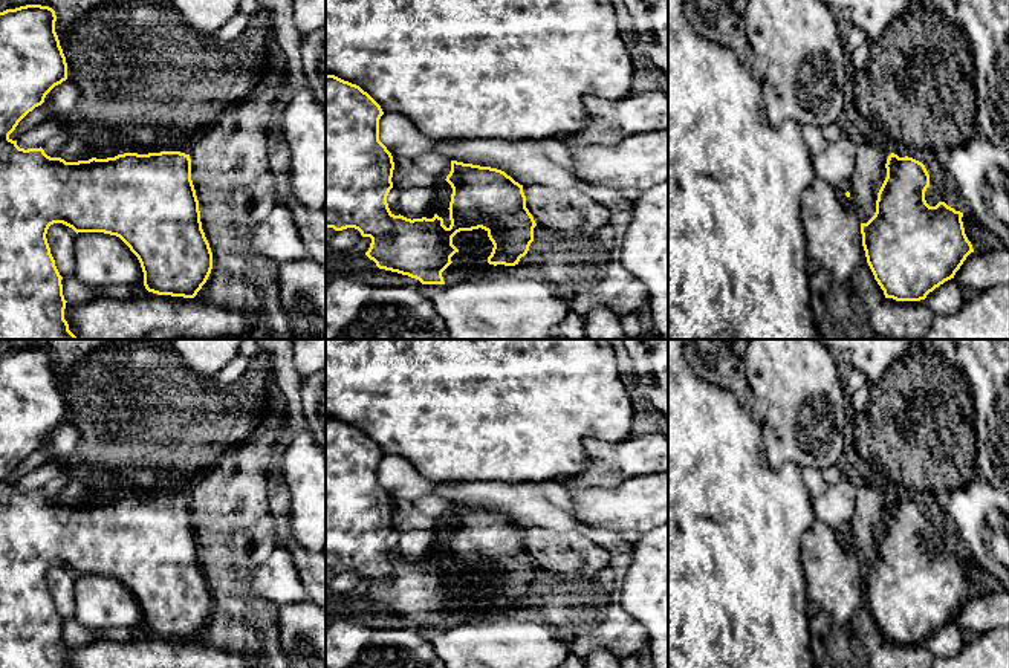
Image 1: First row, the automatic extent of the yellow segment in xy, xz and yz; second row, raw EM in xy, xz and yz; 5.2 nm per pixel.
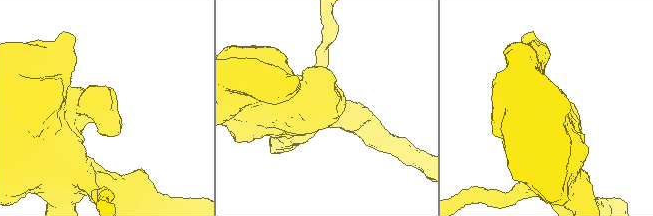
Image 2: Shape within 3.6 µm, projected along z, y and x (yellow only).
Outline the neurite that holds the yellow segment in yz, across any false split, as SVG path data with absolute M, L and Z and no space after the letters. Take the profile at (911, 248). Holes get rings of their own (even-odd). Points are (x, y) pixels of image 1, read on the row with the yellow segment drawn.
M891 153L885 168L887 177L878 193L876 212L867 223L861 223L862 246L885 298L920 301L954 278L974 249L965 234L963 212L945 202L936 206L926 203L925 191L930 186L930 174L922 162Z

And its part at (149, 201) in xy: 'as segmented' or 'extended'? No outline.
as segmented

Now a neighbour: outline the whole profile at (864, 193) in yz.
M867 131L867 141L858 147L858 161L850 177L850 199L861 219L861 223L867 223L876 212L878 193L887 177L887 159L893 151L887 151L882 147L876 145L870 139Z

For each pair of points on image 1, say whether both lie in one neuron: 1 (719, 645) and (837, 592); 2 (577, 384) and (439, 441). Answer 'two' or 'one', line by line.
1: two
2: one

